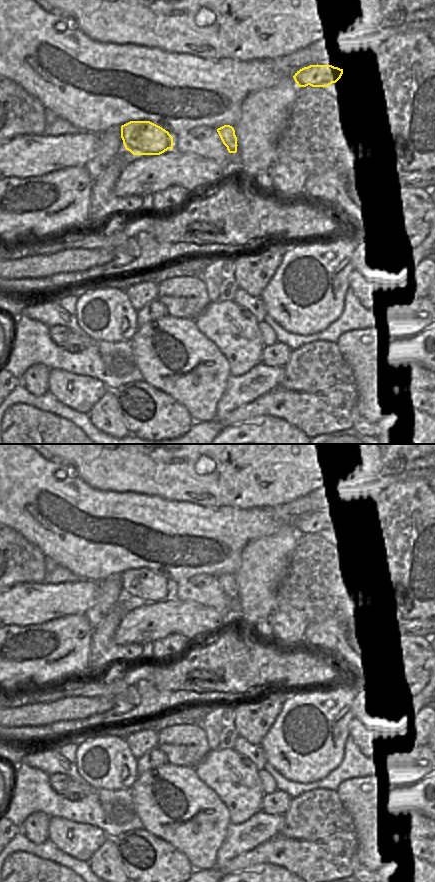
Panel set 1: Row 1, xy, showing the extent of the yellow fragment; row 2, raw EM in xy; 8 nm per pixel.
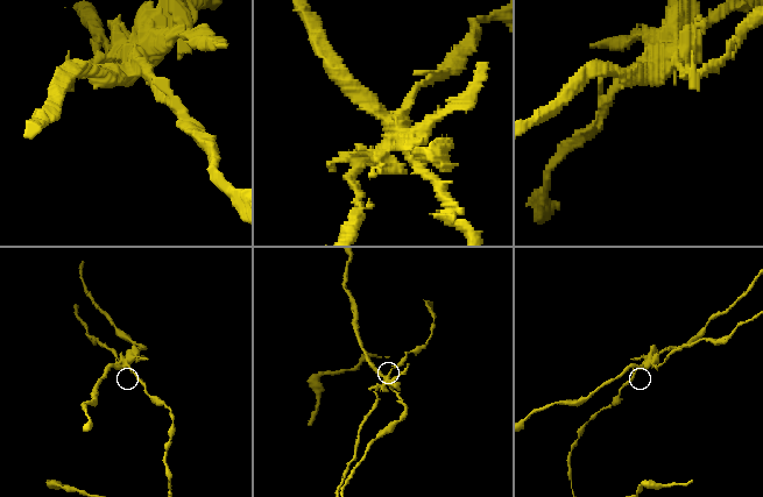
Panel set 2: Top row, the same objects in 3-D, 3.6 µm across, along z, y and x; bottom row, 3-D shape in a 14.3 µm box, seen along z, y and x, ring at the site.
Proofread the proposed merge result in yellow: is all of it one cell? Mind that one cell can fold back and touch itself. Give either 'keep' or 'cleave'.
cleave

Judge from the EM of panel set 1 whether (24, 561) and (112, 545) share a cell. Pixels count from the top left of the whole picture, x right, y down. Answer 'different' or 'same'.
different

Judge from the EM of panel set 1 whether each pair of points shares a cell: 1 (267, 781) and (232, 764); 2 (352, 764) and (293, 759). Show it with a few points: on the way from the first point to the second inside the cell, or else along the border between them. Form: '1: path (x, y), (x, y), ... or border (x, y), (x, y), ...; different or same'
1: border (256, 771), (264, 794); different
2: border (345, 740), (341, 762), (322, 778); different

